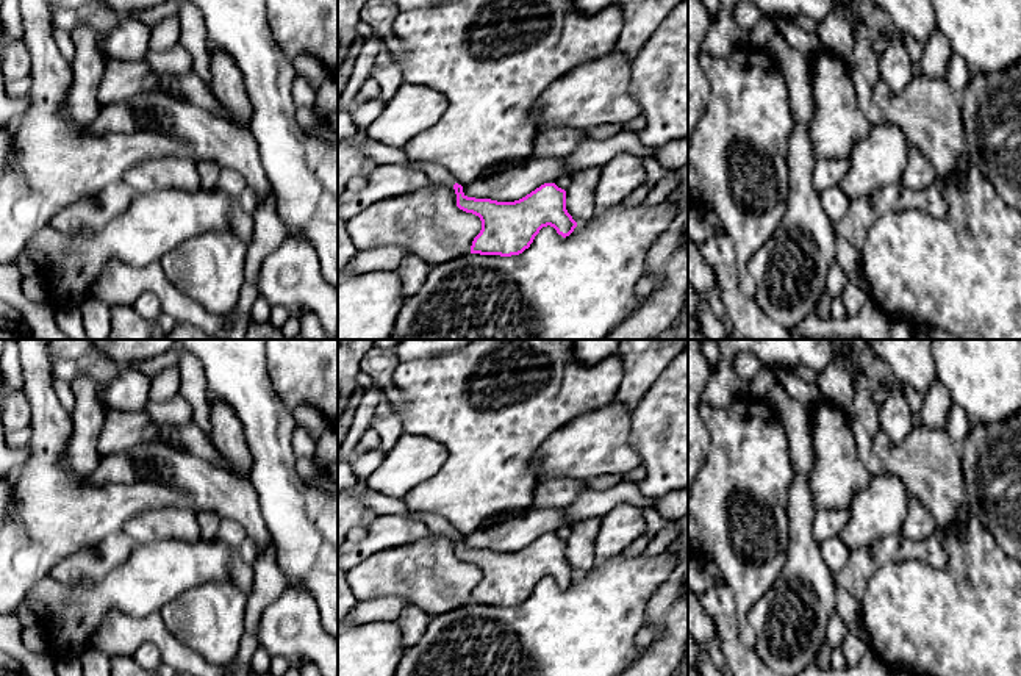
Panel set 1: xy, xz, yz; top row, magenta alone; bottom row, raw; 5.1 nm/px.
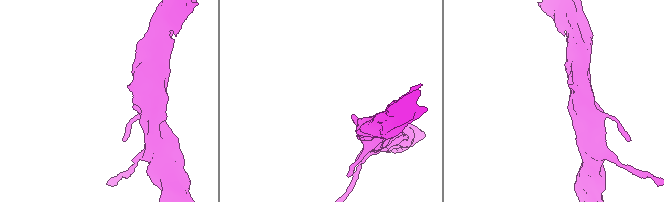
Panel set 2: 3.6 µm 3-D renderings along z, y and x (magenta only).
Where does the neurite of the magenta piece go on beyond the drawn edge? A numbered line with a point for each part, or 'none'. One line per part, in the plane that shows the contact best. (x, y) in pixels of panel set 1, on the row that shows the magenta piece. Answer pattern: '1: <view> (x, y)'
none

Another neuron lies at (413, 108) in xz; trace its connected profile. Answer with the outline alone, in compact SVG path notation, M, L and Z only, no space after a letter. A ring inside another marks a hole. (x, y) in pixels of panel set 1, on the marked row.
M403 81L366 133L372 141L403 147L436 124L447 105L446 97L436 89Z

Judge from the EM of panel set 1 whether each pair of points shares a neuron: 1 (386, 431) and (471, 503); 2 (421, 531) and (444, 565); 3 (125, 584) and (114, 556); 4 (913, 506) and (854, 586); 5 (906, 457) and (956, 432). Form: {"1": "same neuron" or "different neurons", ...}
{"1": "different neurons", "2": "different neurons", "3": "different neurons", "4": "different neurons", "5": "different neurons"}

